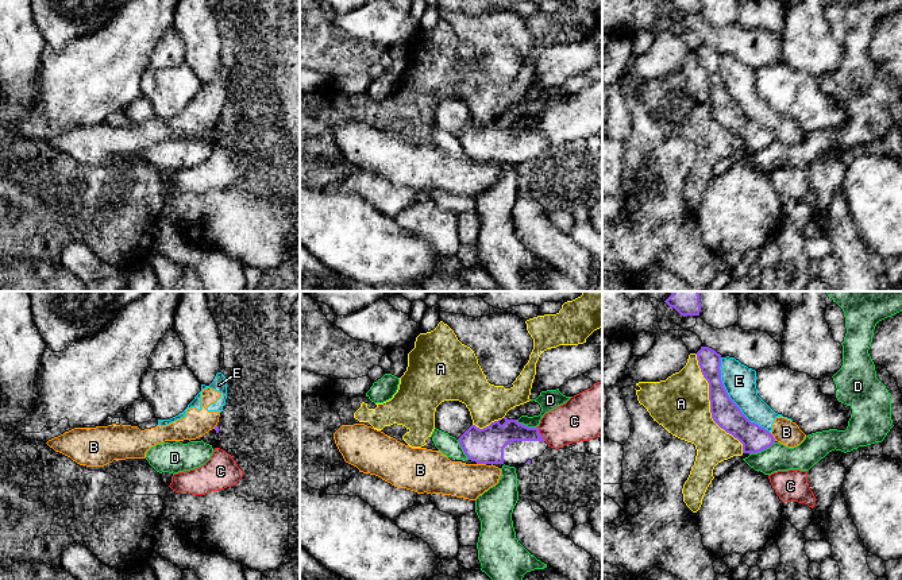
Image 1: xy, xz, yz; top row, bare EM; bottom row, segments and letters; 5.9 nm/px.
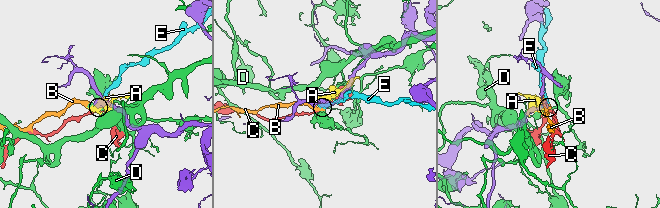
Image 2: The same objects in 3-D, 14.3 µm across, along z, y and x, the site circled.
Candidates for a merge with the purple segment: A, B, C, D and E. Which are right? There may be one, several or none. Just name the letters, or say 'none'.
none

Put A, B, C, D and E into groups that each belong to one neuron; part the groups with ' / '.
A / B E / C / D

